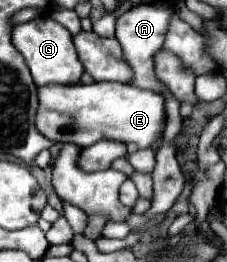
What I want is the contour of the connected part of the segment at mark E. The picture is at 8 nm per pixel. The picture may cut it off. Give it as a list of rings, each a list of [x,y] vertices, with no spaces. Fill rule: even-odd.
[[[95,82],[77,86],[43,86],[39,88],[37,130],[55,142],[71,142],[81,148],[99,140],[115,140],[151,148],[163,134],[167,112],[161,94],[133,84]]]

